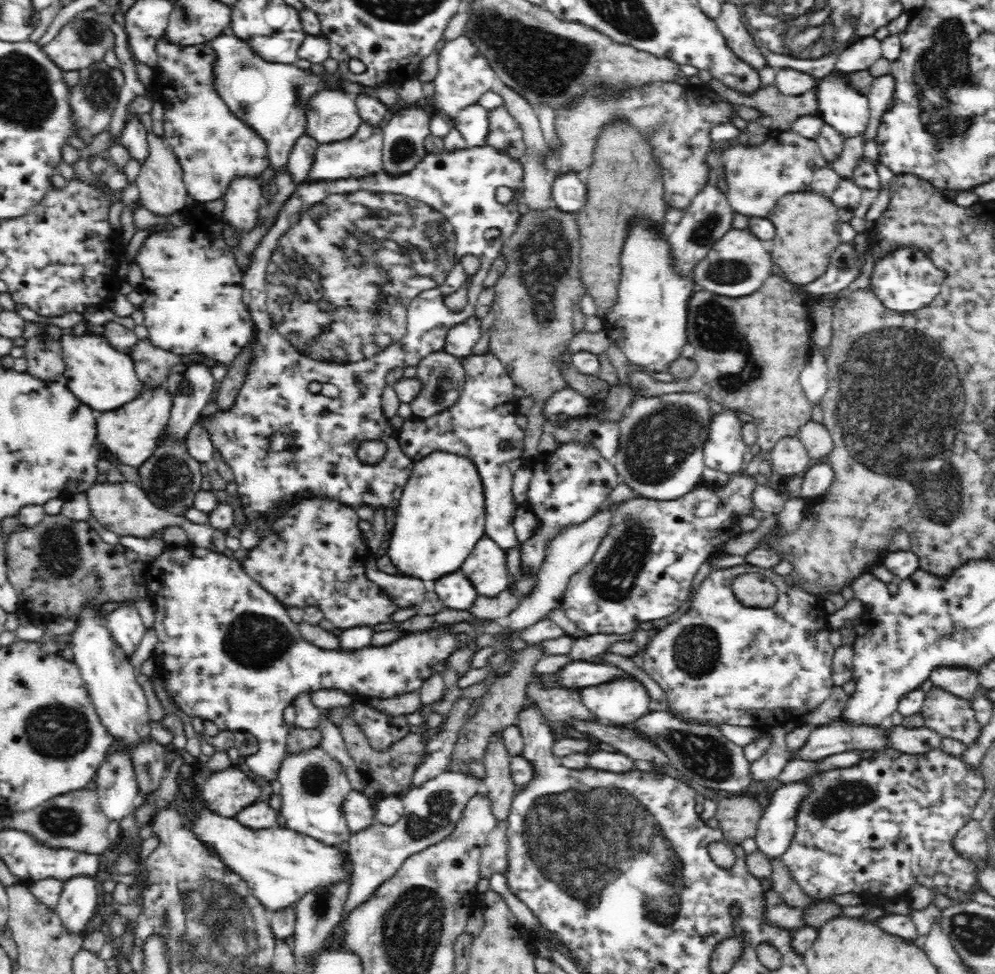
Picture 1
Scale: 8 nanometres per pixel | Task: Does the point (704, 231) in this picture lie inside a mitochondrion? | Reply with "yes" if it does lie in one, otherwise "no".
yes

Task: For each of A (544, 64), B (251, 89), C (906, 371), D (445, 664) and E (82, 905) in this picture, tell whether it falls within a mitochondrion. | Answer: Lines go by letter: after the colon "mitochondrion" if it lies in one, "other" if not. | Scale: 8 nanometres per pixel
A: mitochondrion
B: mitochondrion
C: mitochondrion
D: other
E: other

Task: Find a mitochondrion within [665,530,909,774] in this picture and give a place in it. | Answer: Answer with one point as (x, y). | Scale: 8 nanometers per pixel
(696, 648)

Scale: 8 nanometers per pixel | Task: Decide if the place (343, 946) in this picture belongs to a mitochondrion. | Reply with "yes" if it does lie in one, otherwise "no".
no

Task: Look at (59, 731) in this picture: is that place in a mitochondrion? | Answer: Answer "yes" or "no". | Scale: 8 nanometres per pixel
yes

